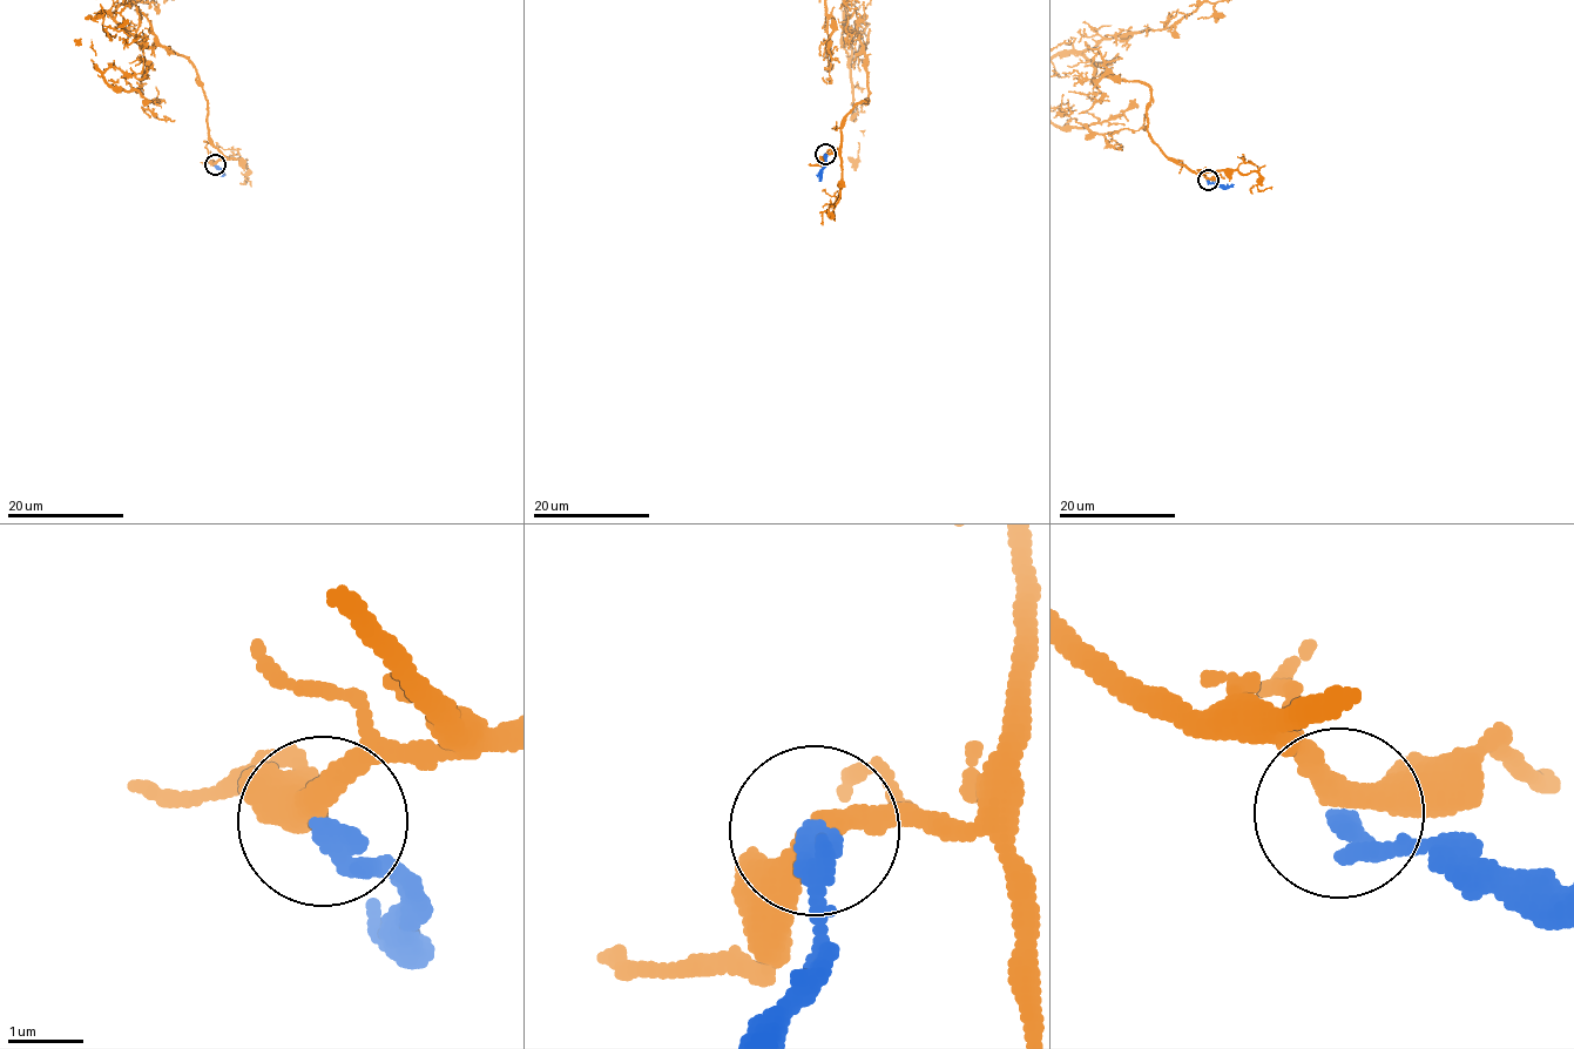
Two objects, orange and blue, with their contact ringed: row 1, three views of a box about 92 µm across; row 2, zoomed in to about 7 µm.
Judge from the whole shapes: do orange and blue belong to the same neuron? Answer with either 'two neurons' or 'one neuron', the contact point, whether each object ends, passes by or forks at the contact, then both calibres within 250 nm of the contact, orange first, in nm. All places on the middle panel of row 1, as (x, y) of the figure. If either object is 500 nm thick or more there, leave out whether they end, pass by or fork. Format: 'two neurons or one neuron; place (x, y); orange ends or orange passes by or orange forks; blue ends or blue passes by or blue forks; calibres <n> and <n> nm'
two neurons; place (825, 154); orange passes by; blue ends; calibres 340 and 320 nm

